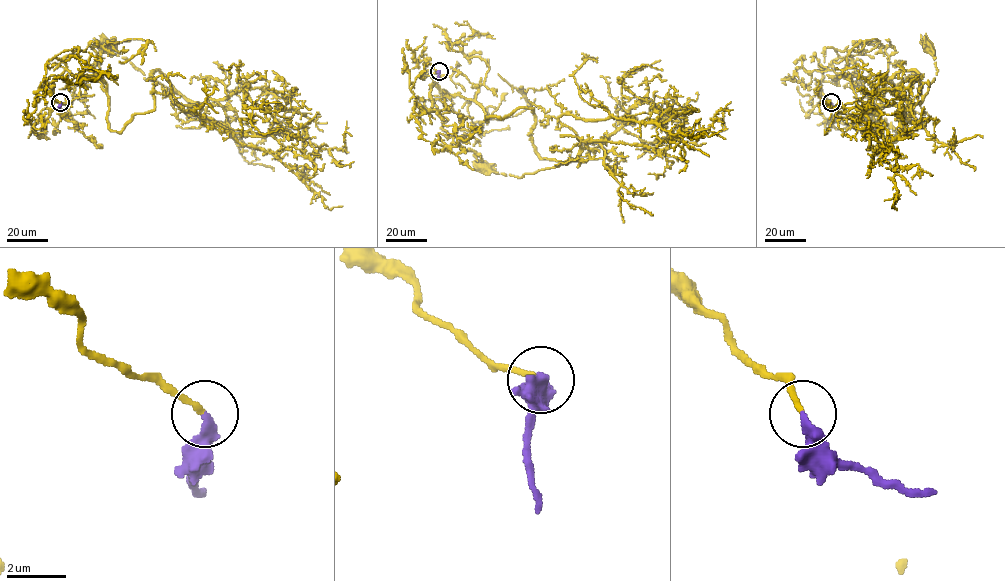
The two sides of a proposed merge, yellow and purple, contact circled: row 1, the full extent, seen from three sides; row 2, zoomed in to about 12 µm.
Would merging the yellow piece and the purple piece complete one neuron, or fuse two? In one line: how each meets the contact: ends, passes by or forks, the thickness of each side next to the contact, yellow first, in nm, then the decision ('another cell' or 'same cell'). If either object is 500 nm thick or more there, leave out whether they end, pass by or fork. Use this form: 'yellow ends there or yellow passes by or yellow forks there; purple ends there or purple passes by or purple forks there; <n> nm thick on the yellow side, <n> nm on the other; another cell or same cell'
yellow ends there; purple ends there; 180 nm thick on the yellow side, 320 nm on the other; same cell

